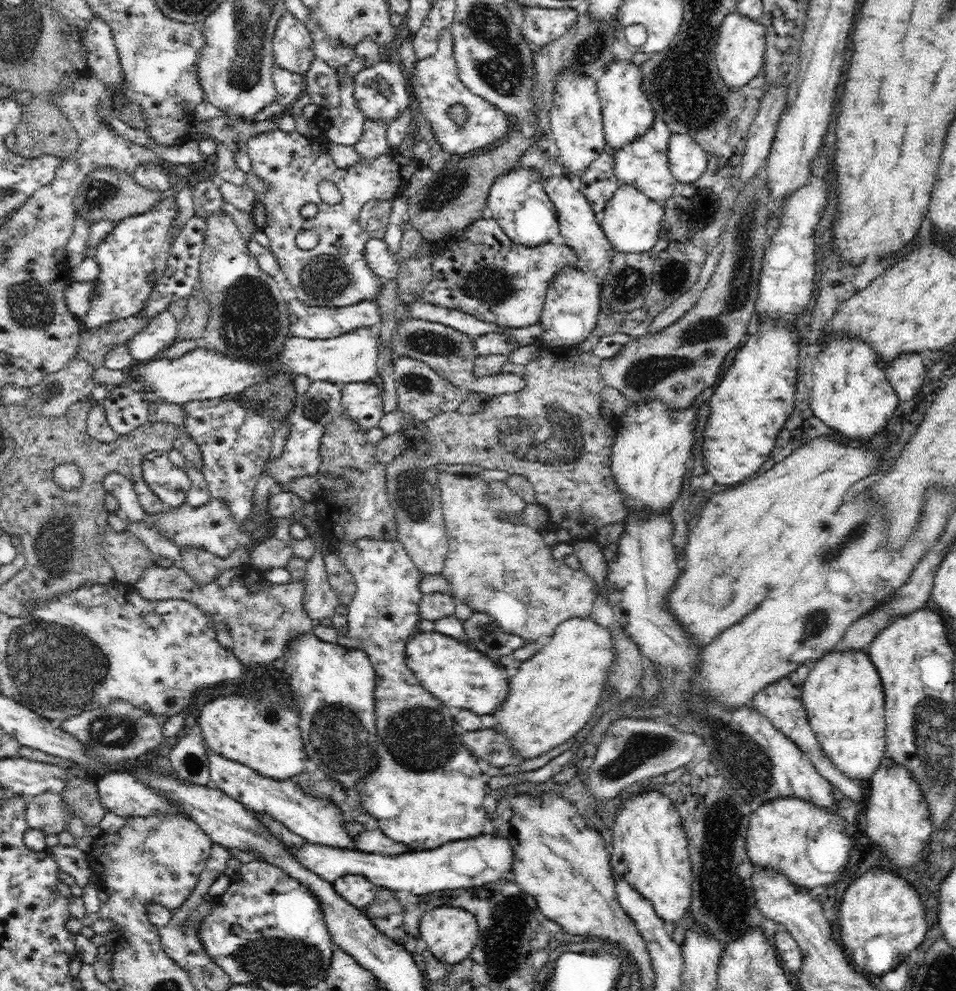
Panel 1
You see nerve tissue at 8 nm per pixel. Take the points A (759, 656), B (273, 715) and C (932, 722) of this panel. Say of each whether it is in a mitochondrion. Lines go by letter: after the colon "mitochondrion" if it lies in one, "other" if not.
A: other
B: mitochondrion
C: mitochondrion

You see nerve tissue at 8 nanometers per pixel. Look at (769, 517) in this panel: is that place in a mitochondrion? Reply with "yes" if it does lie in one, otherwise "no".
no

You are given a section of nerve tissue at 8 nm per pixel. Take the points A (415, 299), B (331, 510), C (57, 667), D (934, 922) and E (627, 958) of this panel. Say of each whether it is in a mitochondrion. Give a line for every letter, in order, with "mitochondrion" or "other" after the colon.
A: other
B: other
C: mitochondrion
D: other
E: other

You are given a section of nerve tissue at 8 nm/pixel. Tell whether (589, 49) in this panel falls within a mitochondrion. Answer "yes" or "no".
yes

